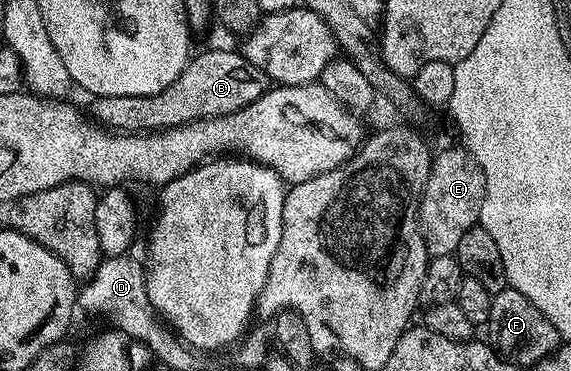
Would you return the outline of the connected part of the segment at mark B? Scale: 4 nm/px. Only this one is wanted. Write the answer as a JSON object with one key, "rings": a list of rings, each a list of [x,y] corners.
{"rings":[[[208,49],[191,58],[187,67],[166,87],[166,91],[158,91],[158,95],[106,95],[97,97],[91,103],[95,124],[118,133],[134,133],[143,135],[146,133],[158,133],[162,129],[173,129],[179,125],[185,125],[191,121],[205,121],[222,115],[230,115],[258,99],[268,92],[270,82],[262,69],[254,67],[245,59],[243,52],[231,53],[228,49]]]}

